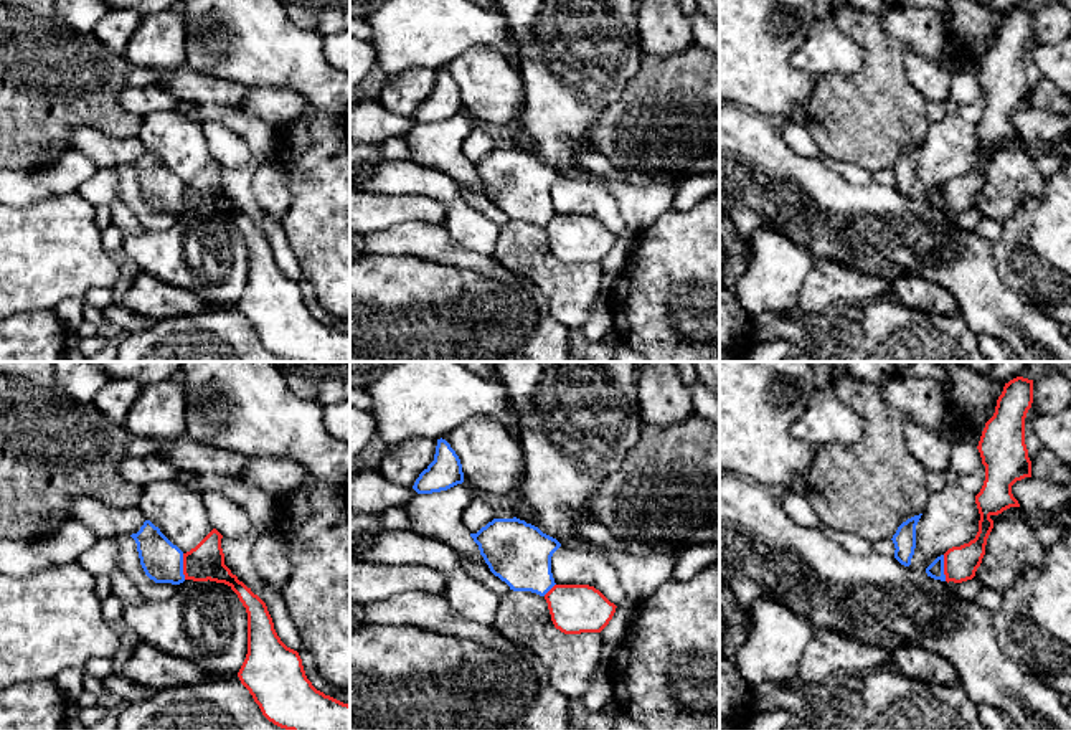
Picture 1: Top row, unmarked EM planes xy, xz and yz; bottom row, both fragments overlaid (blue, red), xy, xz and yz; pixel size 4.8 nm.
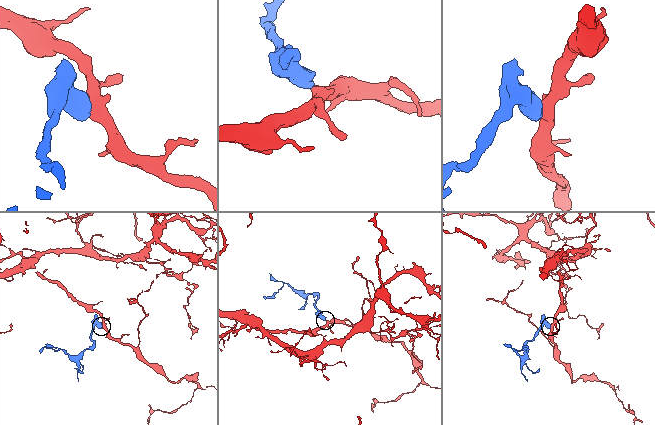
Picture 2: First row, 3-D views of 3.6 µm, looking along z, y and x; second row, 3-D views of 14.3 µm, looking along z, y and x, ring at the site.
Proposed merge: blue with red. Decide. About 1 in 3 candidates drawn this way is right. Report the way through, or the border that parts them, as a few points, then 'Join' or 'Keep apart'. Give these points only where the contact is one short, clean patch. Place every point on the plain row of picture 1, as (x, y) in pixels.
Boundary: xy (182, 184), (182, 203), (185, 208). Keep apart

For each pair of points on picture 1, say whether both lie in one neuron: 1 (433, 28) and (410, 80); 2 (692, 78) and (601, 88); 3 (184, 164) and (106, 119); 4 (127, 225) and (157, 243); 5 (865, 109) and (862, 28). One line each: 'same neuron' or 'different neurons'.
1: different neurons
2: different neurons
3: different neurons
4: different neurons
5: same neuron

